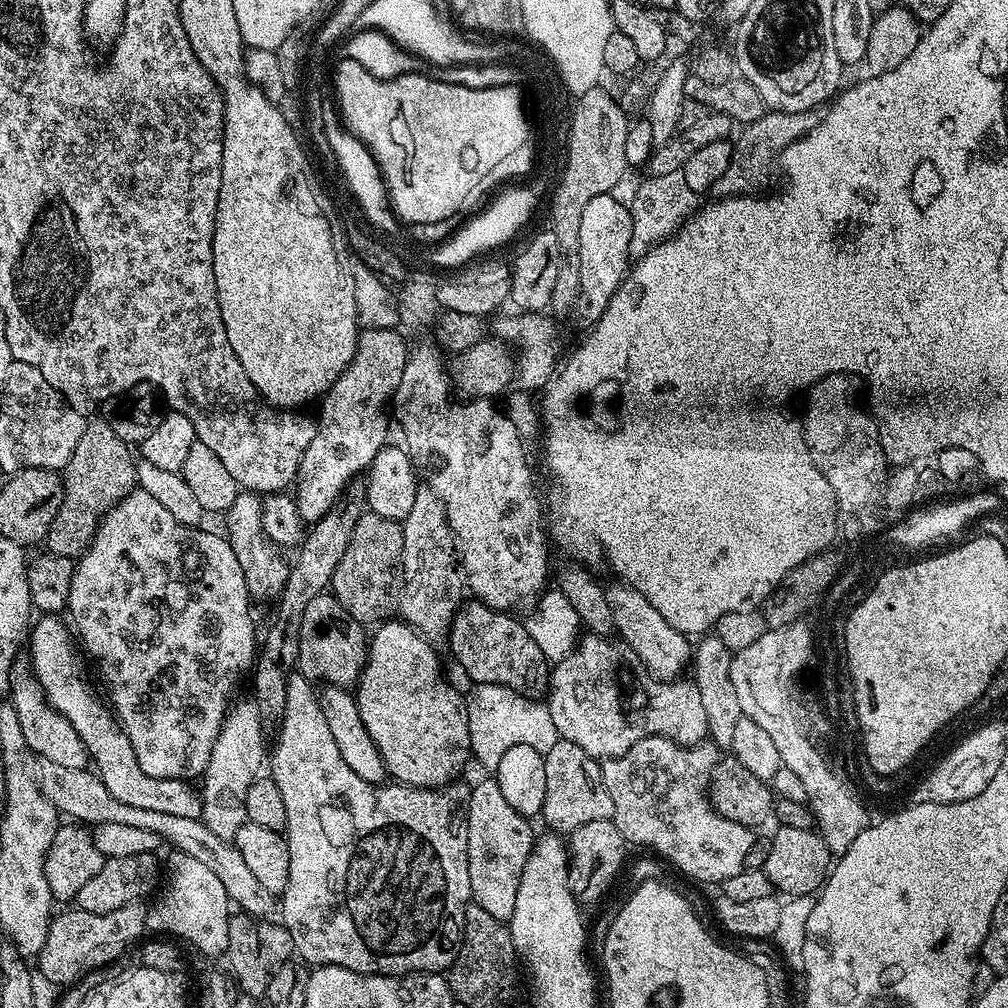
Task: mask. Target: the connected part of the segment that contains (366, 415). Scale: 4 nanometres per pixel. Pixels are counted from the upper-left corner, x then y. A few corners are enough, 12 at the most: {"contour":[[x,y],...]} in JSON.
{"contour":[[359,338],[294,482],[313,524],[387,445],[397,384]]}

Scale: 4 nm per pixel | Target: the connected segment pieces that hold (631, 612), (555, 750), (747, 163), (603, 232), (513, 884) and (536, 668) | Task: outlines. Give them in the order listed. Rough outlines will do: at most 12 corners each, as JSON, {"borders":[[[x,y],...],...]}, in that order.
{"borders":[[[607,585],[619,639],[659,680],[689,667],[694,644],[637,590]],[[559,739],[544,753],[542,820],[568,834],[612,819],[601,761]],[[765,111],[732,144],[718,188],[756,194],[772,164],[816,127],[811,112]],[[609,194],[583,211],[583,303],[604,313],[628,274],[629,205]],[[494,778],[466,796],[471,903],[505,922],[534,833]],[[465,603],[446,637],[469,681],[543,697],[550,661],[515,615]]]}

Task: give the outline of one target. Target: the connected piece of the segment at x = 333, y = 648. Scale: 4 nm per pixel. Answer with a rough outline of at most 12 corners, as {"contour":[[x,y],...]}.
{"contour":[[323,594],[302,616],[295,667],[352,686],[368,659],[365,625]]}

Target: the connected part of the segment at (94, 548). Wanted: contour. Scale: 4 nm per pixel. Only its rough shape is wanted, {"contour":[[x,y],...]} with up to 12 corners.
{"contour":[[133,490],[68,591],[138,766],[195,781],[253,671],[223,535]]}

